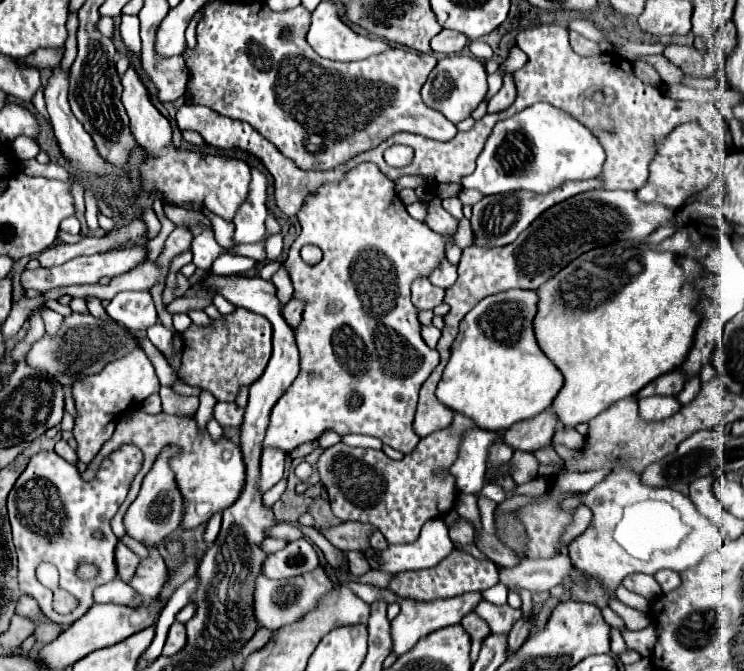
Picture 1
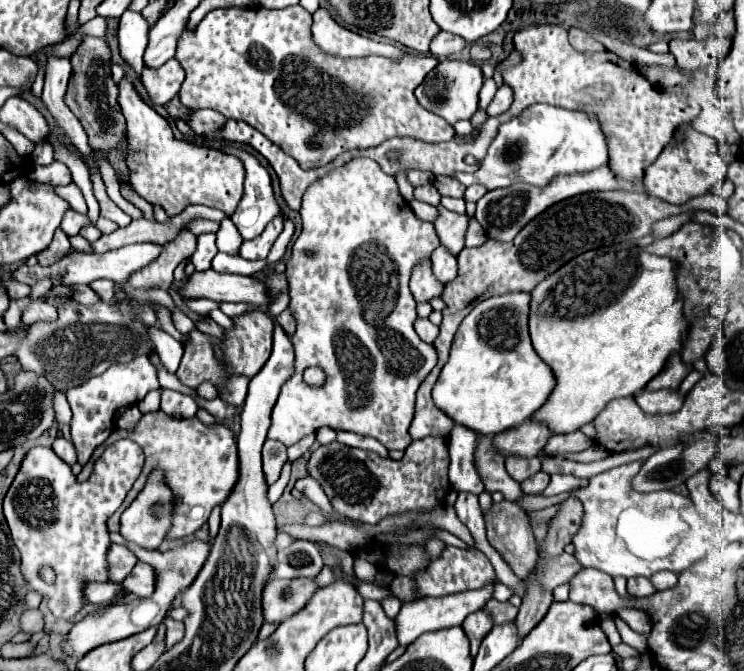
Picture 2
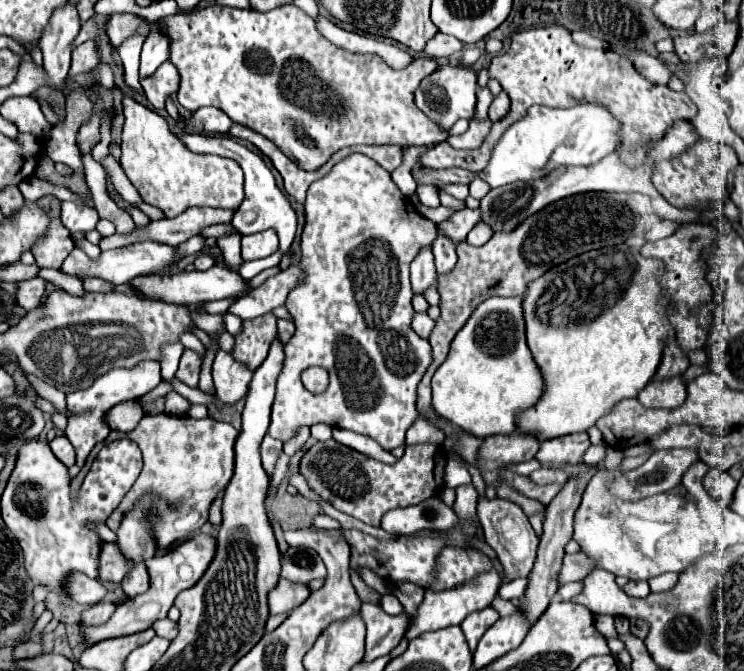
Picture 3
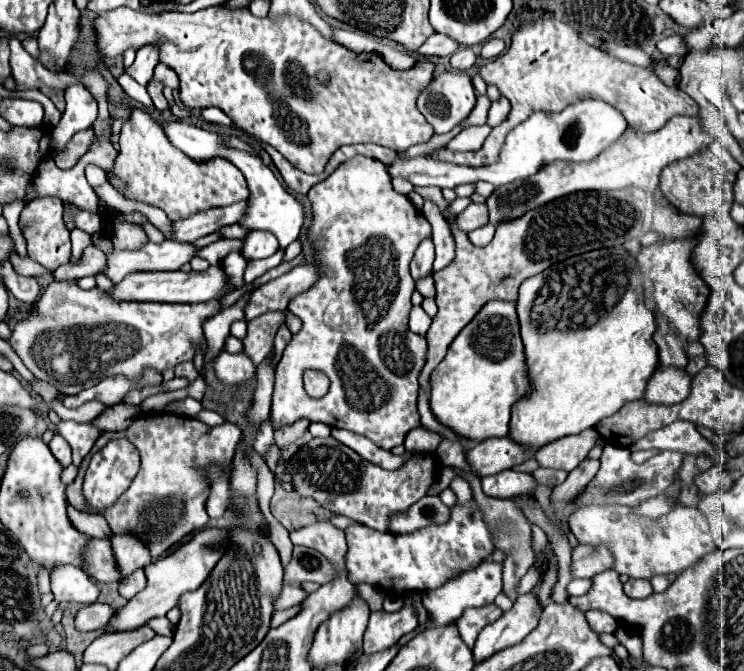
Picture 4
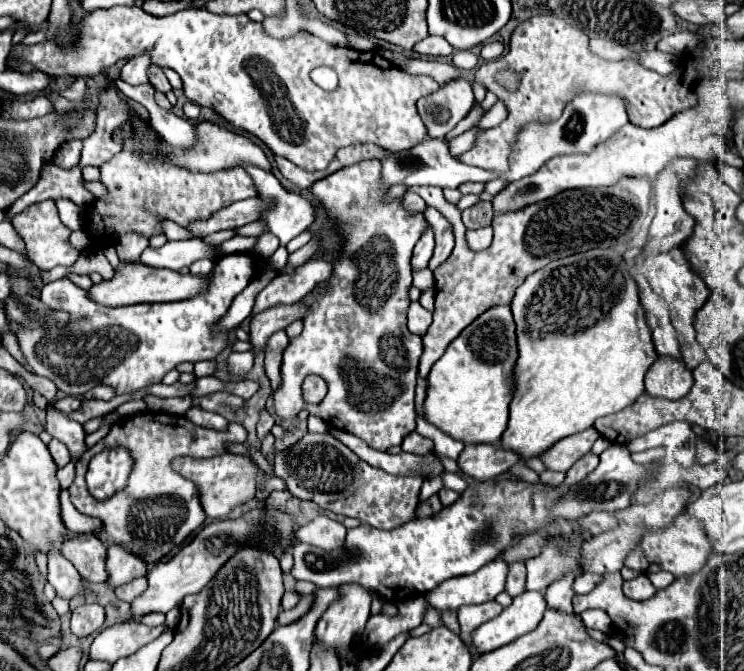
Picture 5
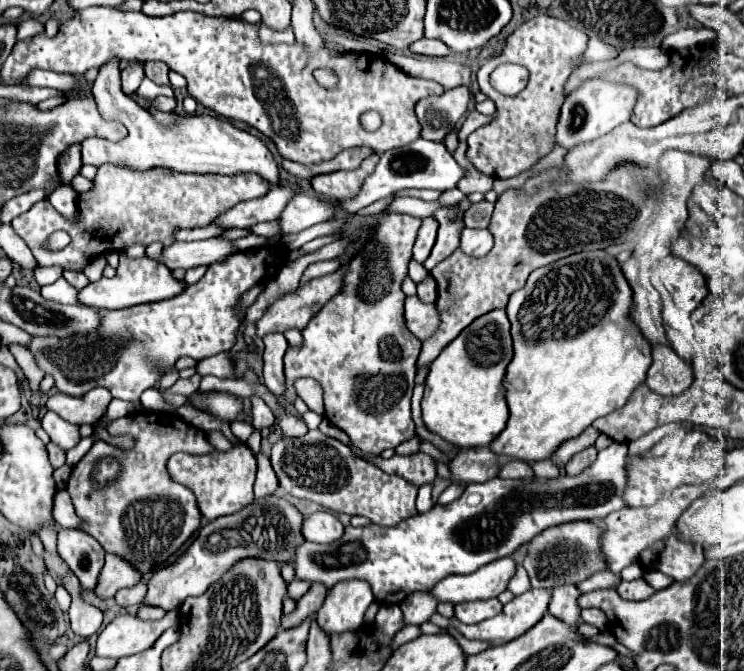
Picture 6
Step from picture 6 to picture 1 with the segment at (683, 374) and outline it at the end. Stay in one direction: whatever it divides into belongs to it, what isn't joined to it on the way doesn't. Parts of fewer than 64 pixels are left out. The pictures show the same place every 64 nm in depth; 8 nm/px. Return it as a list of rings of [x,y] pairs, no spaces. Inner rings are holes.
[[[648,396],[638,400],[640,416],[648,422],[664,420],[672,416],[676,410],[680,410],[680,402],[676,396]]]

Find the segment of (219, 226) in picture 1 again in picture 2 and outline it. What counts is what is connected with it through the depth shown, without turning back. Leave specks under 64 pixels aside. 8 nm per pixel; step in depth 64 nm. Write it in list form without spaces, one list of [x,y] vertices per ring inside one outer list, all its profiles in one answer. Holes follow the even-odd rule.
[[[230,218],[220,222],[220,230],[216,232],[216,246],[220,252],[226,252],[230,256],[238,256],[238,248],[242,244],[240,232],[236,232],[236,226]]]

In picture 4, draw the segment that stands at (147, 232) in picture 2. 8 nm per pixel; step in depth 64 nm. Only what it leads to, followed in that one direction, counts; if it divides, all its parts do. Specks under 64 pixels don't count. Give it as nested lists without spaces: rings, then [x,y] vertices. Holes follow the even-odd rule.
[[[236,202],[224,208],[212,208],[208,212],[196,212],[194,216],[174,222],[174,238],[180,242],[194,242],[202,236],[208,236],[216,232],[222,226],[238,224],[248,208],[248,202]]]

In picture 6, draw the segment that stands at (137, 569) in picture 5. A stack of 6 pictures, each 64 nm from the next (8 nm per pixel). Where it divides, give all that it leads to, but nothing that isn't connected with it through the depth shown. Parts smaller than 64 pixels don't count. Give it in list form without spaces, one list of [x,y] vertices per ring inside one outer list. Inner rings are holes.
[[[106,554],[106,564],[100,570],[98,576],[98,584],[94,588],[94,594],[98,598],[114,598],[114,594],[122,588],[130,588],[132,584],[140,582],[140,574],[130,566],[124,564],[124,560],[120,560],[118,556]]]

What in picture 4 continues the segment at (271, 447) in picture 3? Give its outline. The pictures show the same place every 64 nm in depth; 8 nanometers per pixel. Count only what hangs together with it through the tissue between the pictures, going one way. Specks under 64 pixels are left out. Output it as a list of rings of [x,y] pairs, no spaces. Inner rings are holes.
[[[268,418],[268,420],[264,420],[264,422],[260,424],[260,430],[258,430],[256,440],[254,440],[254,450],[256,450],[258,454],[264,454],[266,448],[268,448],[270,444],[274,444],[274,436],[272,436],[272,432],[274,432],[274,428],[272,428],[272,420]]]

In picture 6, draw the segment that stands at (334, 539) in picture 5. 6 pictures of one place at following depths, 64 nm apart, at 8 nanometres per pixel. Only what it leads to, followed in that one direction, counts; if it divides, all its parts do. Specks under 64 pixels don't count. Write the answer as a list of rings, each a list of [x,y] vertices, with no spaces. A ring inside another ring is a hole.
[[[318,510],[318,512],[310,514],[304,520],[302,534],[310,542],[322,542],[322,544],[326,544],[330,540],[338,540],[344,534],[344,526],[342,526],[342,522],[332,512]]]

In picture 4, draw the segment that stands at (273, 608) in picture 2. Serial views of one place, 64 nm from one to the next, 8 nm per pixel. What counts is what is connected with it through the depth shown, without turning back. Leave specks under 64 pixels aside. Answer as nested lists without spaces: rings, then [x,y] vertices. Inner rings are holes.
[[[284,586],[276,600],[276,610],[286,610],[290,606],[302,604],[304,598],[306,598],[306,592],[300,586]]]

